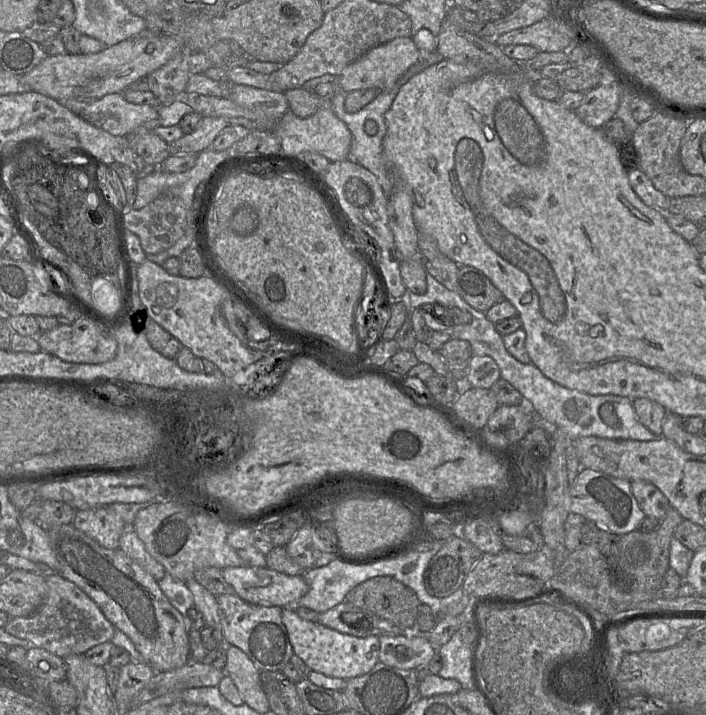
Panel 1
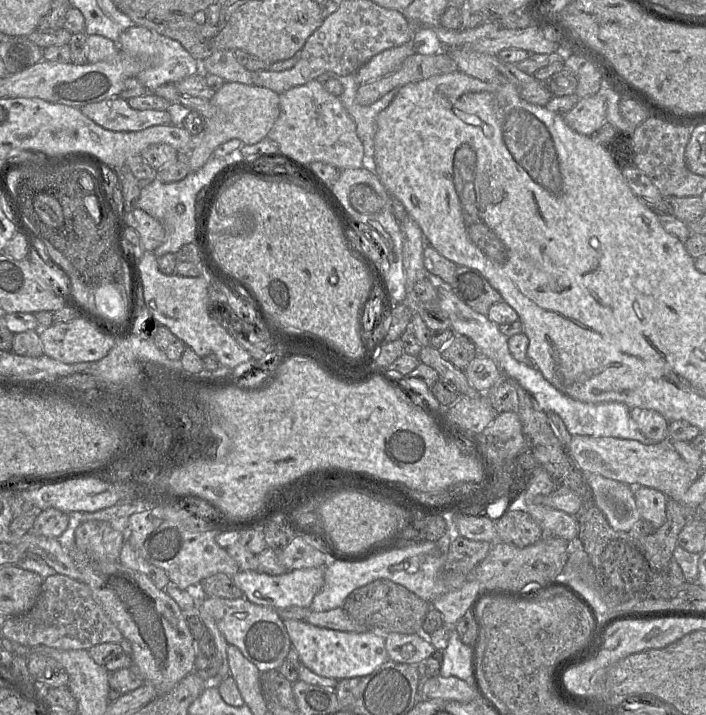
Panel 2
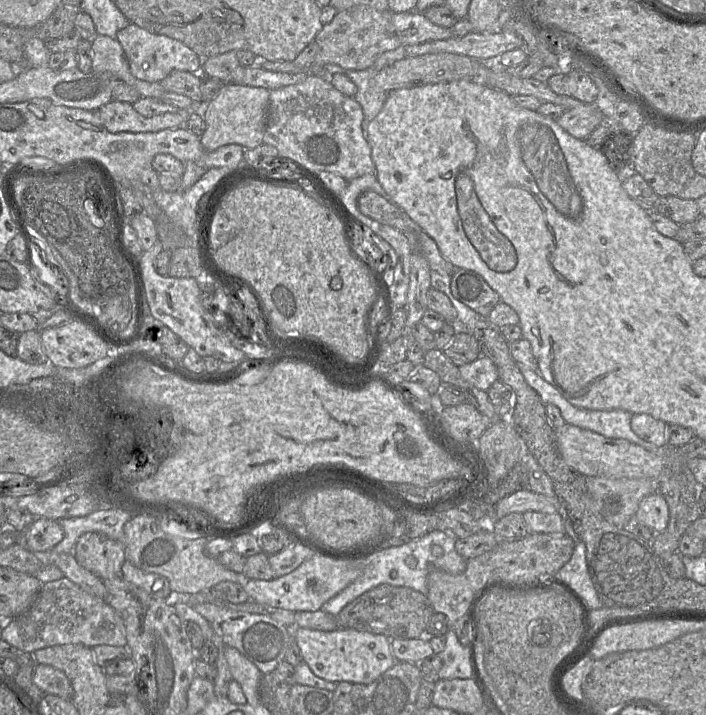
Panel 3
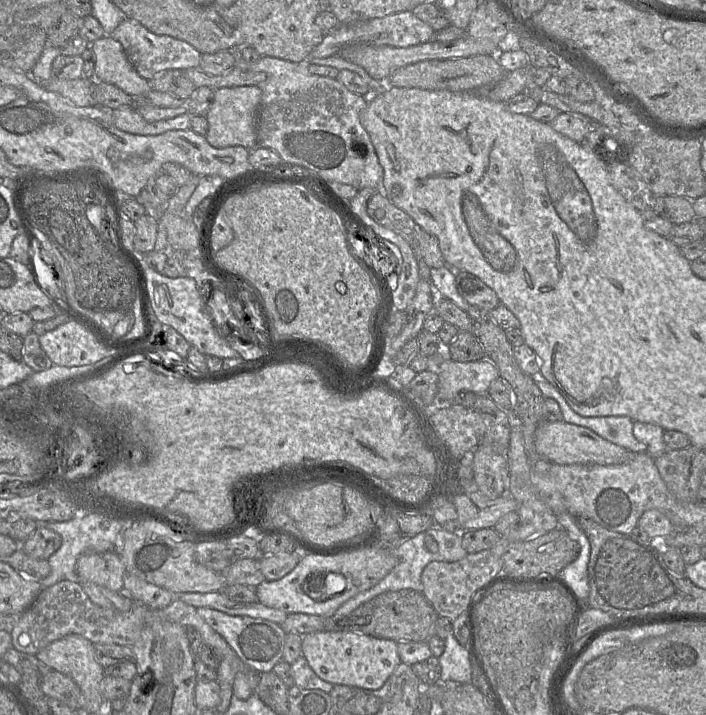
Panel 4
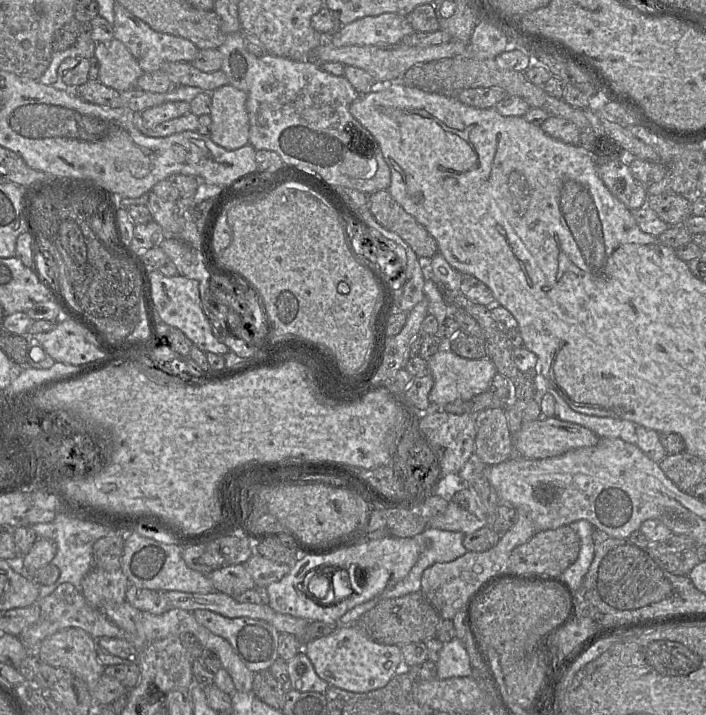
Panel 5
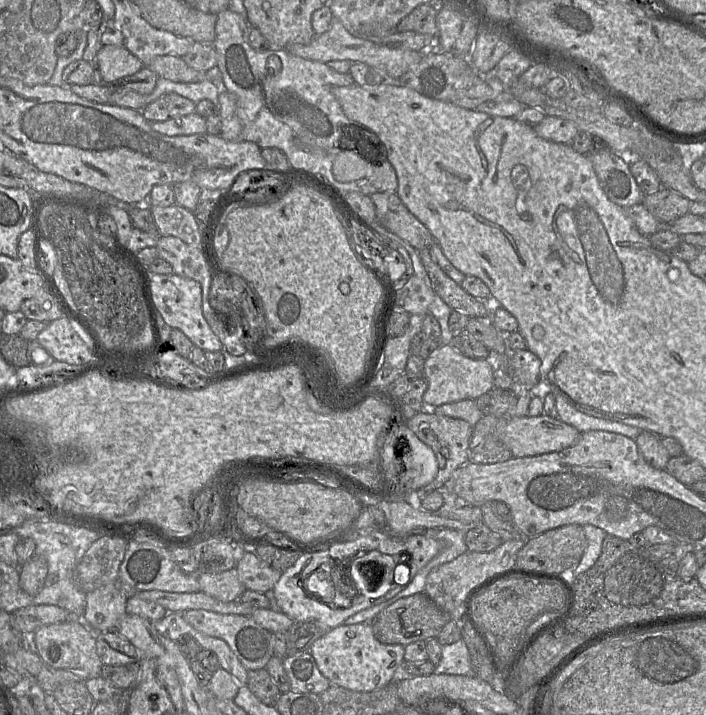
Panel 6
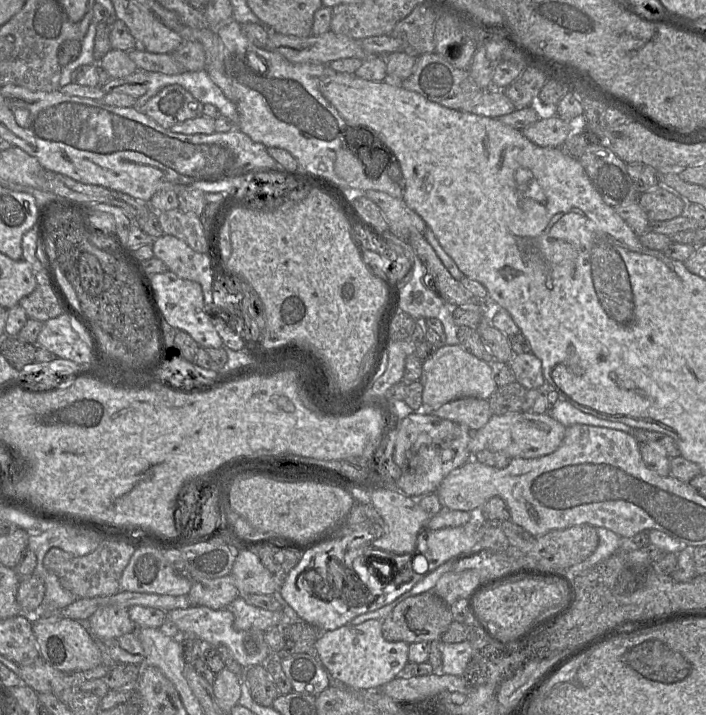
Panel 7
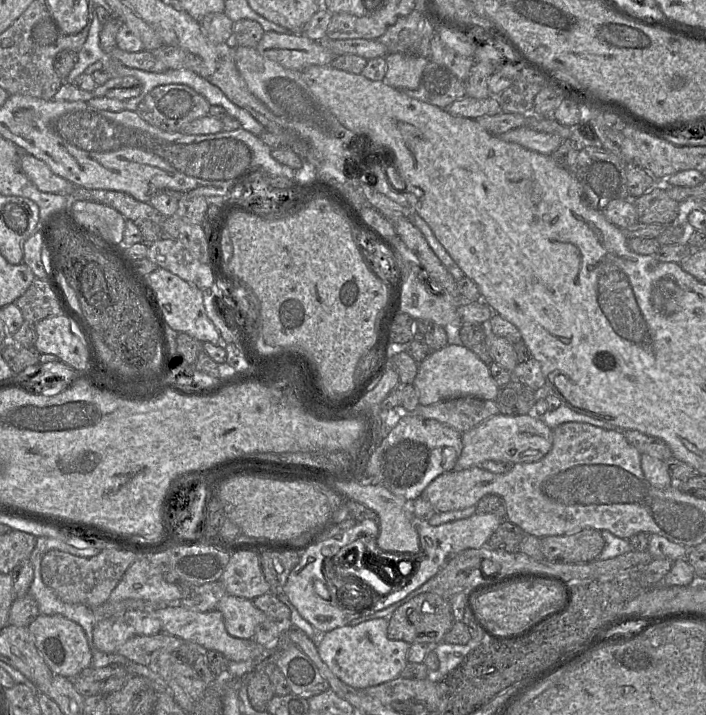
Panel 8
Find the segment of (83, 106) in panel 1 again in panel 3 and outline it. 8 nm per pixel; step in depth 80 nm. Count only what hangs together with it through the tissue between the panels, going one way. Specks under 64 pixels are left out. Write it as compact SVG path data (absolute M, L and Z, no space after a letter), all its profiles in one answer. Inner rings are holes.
M111 100L110 102L101 106L98 110L89 110L89 111L97 111L98 116L101 119L101 123L104 125L104 127L109 132L112 132L112 133L118 133L118 132L156 132L156 131L159 131L162 129L178 128L180 126L184 126L184 118L183 118L182 111L178 111L176 113L166 112L166 113L162 113L162 114L155 115L152 117L144 117L133 108L131 103L121 102L121 101L116 101L116 100Z

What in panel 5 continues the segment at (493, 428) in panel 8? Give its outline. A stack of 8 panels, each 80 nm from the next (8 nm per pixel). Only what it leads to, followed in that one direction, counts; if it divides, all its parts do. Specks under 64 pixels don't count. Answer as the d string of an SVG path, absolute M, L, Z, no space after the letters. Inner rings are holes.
M542 416L535 421L523 421L520 430L513 435L517 456L527 459L555 457L572 449L594 446L599 438L590 429L576 423Z

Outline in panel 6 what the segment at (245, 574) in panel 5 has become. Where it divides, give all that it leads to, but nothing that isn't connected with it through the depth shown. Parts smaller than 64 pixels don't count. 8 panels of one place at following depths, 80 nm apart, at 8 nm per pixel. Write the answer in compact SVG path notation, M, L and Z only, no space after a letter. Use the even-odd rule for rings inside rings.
M236 568L220 573L207 573L197 570L187 573L194 576L200 585L200 590L222 602L237 601L246 590L238 577Z

